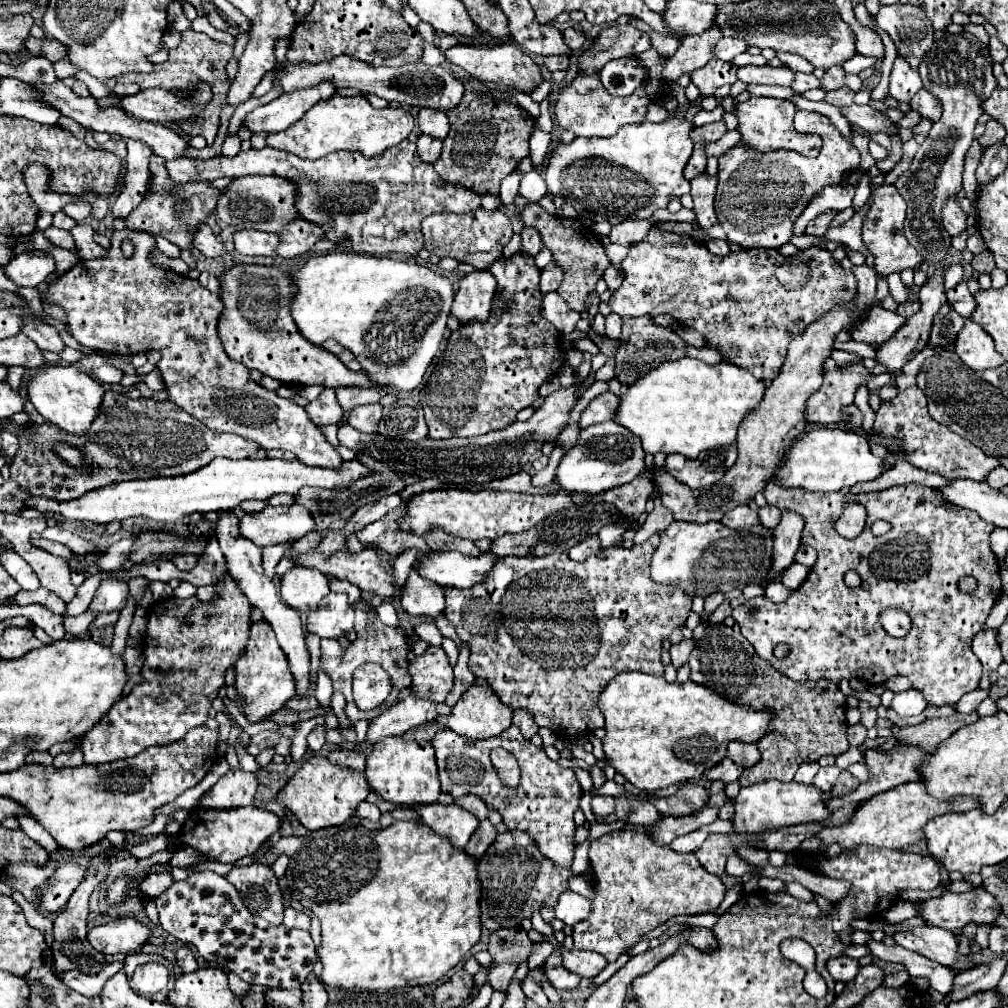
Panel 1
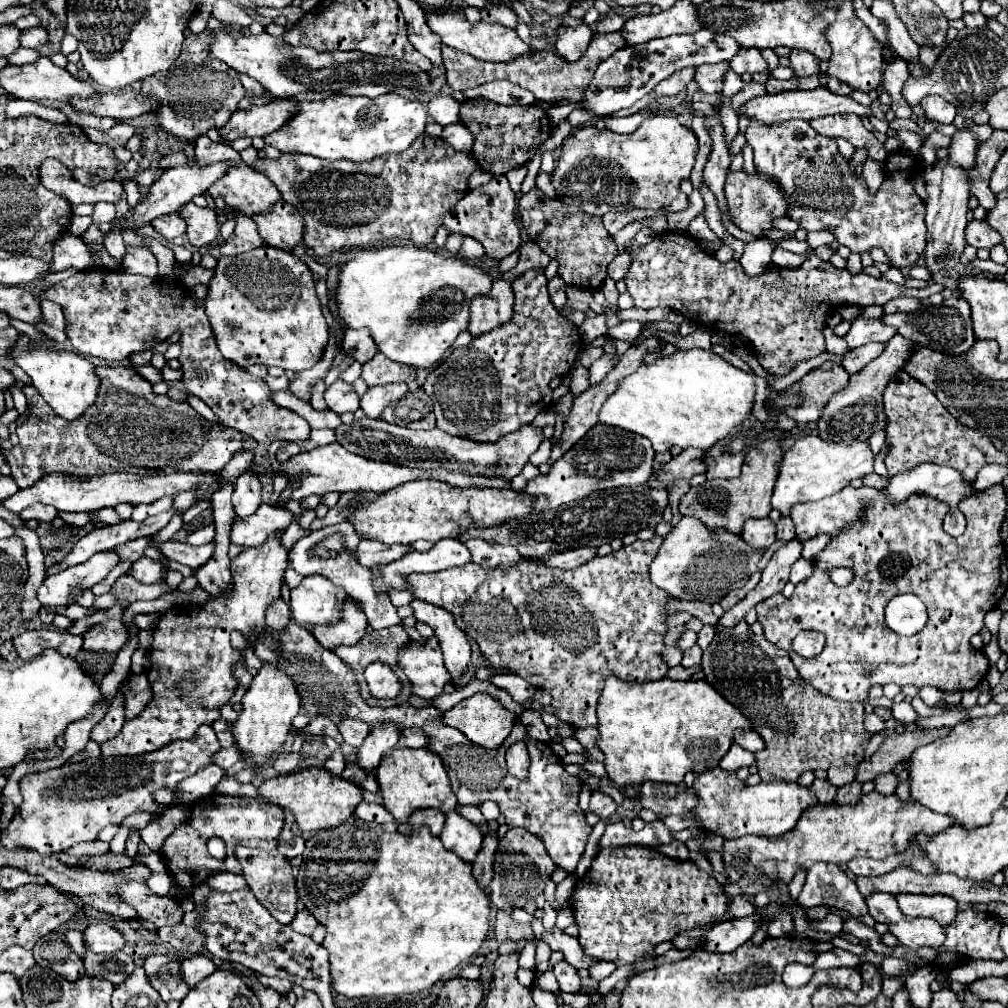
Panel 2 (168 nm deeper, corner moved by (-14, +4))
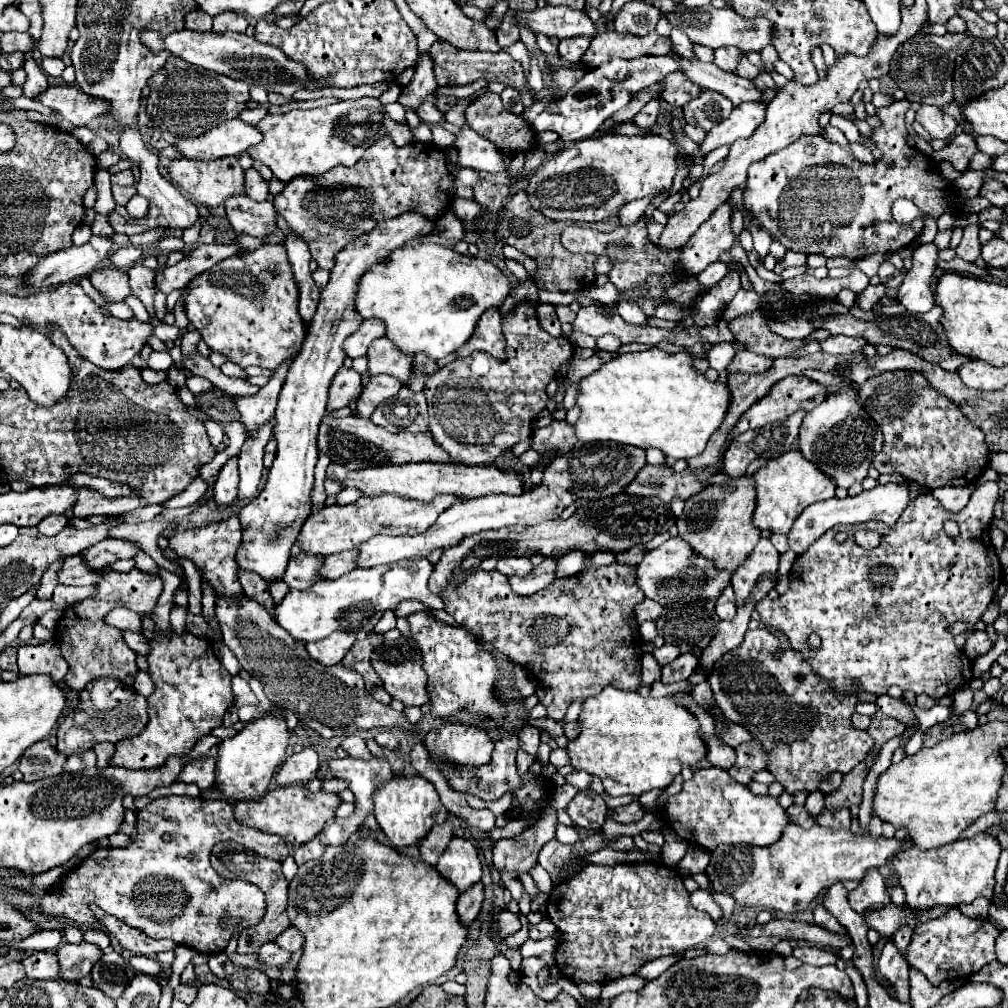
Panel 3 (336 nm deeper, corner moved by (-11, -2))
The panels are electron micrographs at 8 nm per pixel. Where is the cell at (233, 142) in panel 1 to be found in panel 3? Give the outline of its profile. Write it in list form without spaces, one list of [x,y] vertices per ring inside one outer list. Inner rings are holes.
[[[248,169],[244,175],[246,181],[246,195],[252,197],[254,201],[266,201],[268,197],[268,183],[260,177],[256,169]]]

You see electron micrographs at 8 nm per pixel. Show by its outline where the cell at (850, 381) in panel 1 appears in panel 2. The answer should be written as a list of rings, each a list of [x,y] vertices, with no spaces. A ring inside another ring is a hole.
[[[825,361],[821,367],[809,371],[791,391],[803,393],[803,403],[795,409],[783,411],[783,415],[795,419],[797,423],[811,423],[819,421],[823,407],[829,403],[831,395],[839,393],[851,375],[843,369],[843,365]]]

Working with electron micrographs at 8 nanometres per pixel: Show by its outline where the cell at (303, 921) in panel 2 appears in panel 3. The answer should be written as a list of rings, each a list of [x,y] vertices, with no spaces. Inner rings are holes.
[[[288,927],[284,933],[280,933],[280,937],[276,937],[276,941],[274,941],[276,945],[282,945],[282,949],[288,949],[288,951],[298,951],[298,949],[302,949],[302,945],[304,945],[304,937],[298,933],[298,929],[294,929],[294,927]]]

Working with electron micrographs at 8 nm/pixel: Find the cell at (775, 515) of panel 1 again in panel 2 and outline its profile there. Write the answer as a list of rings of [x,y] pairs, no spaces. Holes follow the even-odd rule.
[[[781,517],[779,521],[777,521],[777,539],[779,541],[789,541],[789,539],[793,539],[795,537],[795,525],[793,525],[793,521],[791,521],[791,517]]]

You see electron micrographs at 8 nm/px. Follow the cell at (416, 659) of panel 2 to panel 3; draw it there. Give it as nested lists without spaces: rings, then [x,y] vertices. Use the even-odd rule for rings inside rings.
[[[396,639],[396,641],[384,641],[382,645],[374,647],[372,651],[372,667],[376,675],[380,677],[384,689],[390,693],[390,697],[402,701],[404,705],[420,707],[428,703],[428,691],[426,691],[426,673],[420,665],[420,649],[414,639]]]

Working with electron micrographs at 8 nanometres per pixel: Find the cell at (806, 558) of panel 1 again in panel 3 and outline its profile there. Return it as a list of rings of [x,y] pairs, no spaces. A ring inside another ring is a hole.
[[[888,483],[888,485],[876,485],[870,491],[862,491],[856,497],[846,497],[846,499],[828,499],[828,501],[820,501],[820,503],[812,503],[808,505],[808,509],[804,509],[804,513],[800,513],[800,517],[796,517],[792,529],[788,531],[788,543],[790,549],[798,555],[804,553],[818,537],[824,535],[824,529],[832,529],[838,523],[848,523],[848,525],[858,525],[858,523],[866,523],[866,521],[882,521],[886,525],[894,525],[898,521],[898,517],[902,515],[902,511],[910,505],[910,495],[908,495],[908,485],[896,485],[896,483]]]

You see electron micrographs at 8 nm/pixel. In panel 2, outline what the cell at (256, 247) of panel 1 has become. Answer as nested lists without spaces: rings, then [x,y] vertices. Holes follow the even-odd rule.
[[[239,215],[237,217],[237,229],[235,229],[235,237],[229,239],[219,251],[221,255],[239,255],[257,247],[263,247],[263,237],[259,235],[255,221],[249,219],[247,215]]]

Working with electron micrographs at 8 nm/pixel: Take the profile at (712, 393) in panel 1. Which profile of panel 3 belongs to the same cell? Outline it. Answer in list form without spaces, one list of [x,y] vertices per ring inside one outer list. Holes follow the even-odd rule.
[[[654,347],[640,353],[624,353],[602,363],[578,383],[576,405],[580,407],[580,419],[576,421],[574,431],[582,443],[616,441],[642,449],[656,447],[674,459],[690,459],[704,451],[710,435],[724,421],[724,413],[730,405],[730,389],[720,381],[712,383],[696,373],[692,369],[692,359],[686,353],[668,353]]]

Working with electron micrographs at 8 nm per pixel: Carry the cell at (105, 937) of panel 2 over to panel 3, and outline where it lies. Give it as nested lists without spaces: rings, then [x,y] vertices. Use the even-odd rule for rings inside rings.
[[[62,943],[56,949],[56,957],[60,959],[60,977],[68,983],[78,983],[82,977],[90,973],[96,961],[100,961],[102,951],[92,943]]]

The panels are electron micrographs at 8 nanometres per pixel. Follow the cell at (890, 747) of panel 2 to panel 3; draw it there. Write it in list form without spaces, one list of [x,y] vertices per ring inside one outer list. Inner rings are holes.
[[[872,749],[868,753],[868,757],[856,765],[856,769],[852,769],[850,773],[844,775],[842,785],[834,791],[826,795],[826,803],[824,809],[832,811],[832,809],[850,809],[852,805],[860,805],[862,801],[862,785],[864,785],[864,777],[866,777],[866,767],[876,761],[880,749]]]

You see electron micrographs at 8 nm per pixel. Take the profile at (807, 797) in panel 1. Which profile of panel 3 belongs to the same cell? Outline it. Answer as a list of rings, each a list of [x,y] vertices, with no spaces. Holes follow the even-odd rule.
[[[716,767],[698,769],[690,781],[684,781],[682,791],[666,801],[660,817],[664,827],[672,829],[678,837],[708,851],[722,843],[768,847],[780,839],[782,829],[788,825],[788,815],[778,805],[776,797],[754,795],[748,787],[736,783],[724,769]]]

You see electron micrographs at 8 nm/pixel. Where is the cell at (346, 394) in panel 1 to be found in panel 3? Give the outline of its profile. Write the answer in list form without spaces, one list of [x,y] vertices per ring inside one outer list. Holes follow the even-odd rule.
[[[378,337],[368,349],[368,371],[370,375],[386,373],[406,383],[412,371],[412,357],[408,357],[408,353],[400,353],[388,337]]]

